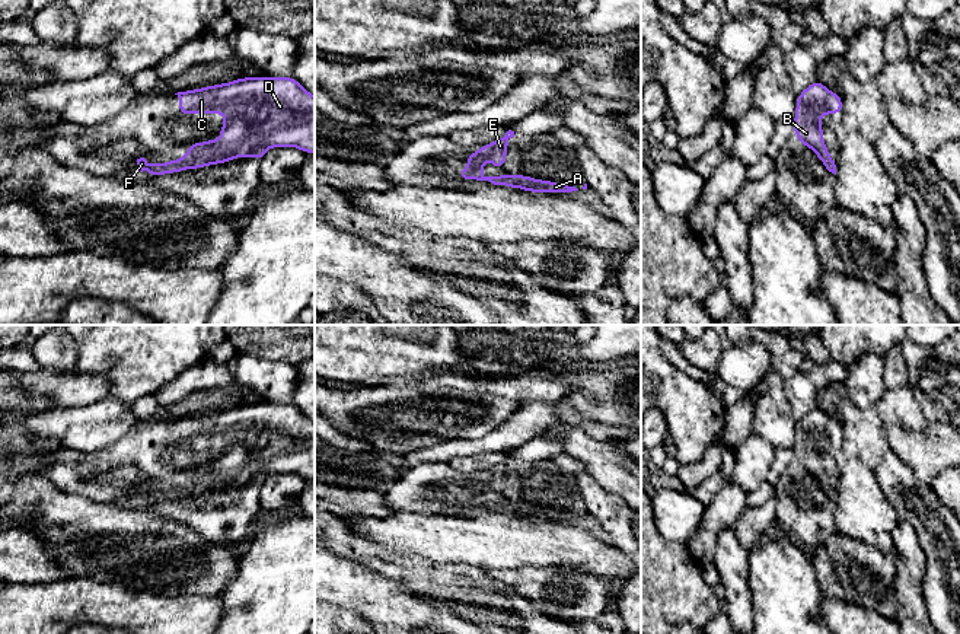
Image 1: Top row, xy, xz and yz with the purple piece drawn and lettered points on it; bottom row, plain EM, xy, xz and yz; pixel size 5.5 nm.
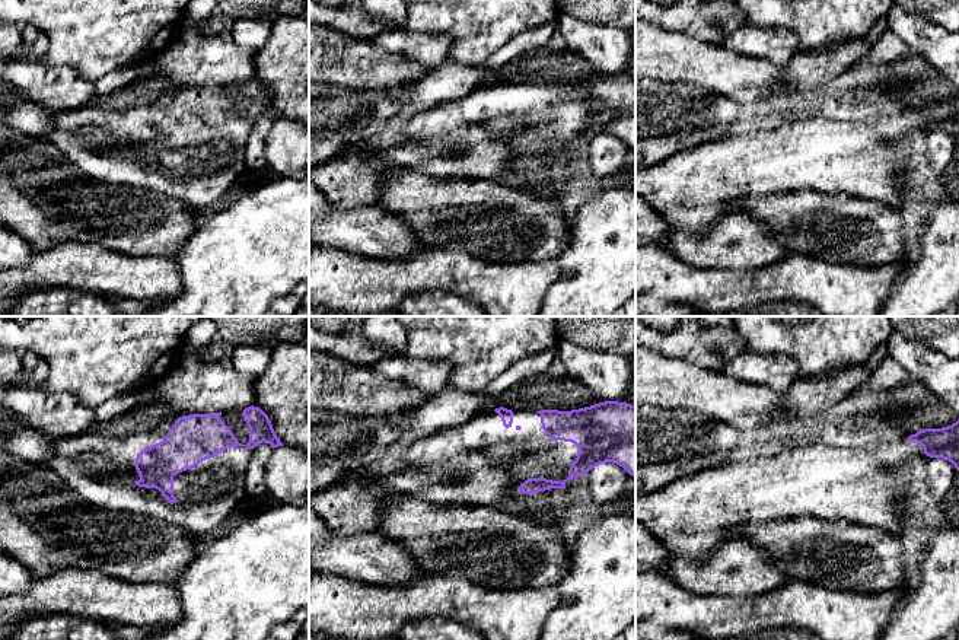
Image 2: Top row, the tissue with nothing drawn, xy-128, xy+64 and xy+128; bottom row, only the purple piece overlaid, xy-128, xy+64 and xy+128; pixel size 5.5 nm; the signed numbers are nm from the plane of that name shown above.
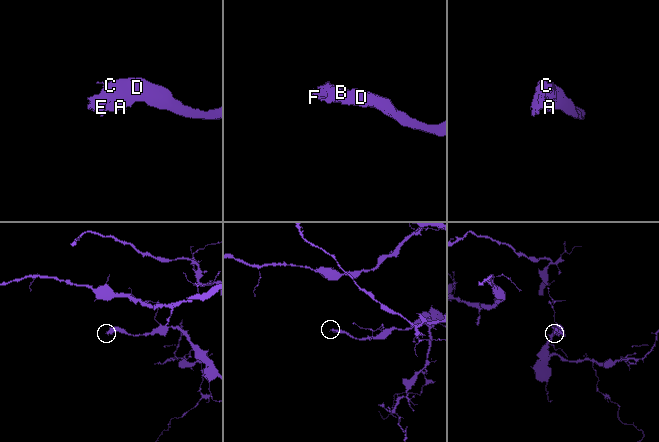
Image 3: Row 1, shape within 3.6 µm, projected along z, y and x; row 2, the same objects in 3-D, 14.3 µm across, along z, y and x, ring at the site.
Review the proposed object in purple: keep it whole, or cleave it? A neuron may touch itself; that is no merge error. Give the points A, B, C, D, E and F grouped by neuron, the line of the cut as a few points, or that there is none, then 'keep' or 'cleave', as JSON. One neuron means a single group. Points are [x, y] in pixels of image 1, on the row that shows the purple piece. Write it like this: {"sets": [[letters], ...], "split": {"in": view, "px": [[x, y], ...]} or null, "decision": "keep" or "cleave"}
{"sets": [["A", "B", "C", "D", "E", "F"]], "split": null, "decision": "keep"}

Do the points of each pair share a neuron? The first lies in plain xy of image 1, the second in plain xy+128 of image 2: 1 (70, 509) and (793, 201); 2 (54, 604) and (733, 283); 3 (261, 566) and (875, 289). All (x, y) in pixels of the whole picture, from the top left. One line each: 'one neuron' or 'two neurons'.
1: one neuron
2: one neuron
3: two neurons

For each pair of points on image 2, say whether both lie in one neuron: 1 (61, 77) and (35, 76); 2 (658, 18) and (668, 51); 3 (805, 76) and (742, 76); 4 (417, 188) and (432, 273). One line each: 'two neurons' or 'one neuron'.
1: one neuron
2: two neurons
3: two neurons
4: two neurons

